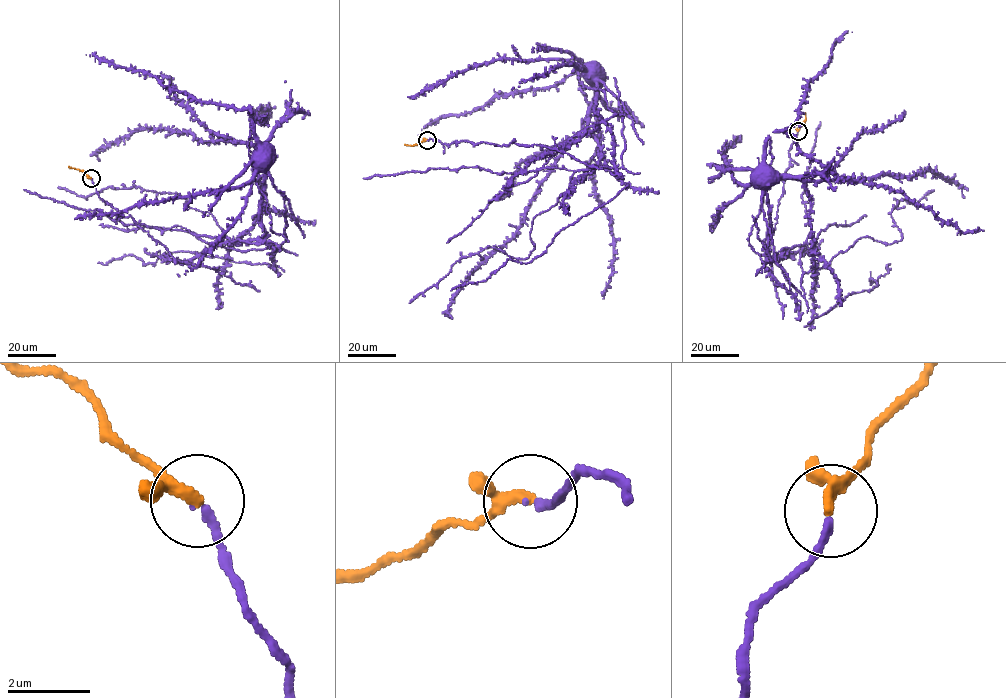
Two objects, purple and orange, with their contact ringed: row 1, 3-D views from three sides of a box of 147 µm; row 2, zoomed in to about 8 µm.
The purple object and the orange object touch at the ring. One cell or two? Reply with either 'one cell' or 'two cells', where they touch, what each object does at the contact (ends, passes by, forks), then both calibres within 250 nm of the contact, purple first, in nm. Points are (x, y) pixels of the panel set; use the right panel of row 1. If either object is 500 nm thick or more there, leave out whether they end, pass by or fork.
one cell; place (798, 131); purple ends; orange passes by; calibres 190 and 220 nm

